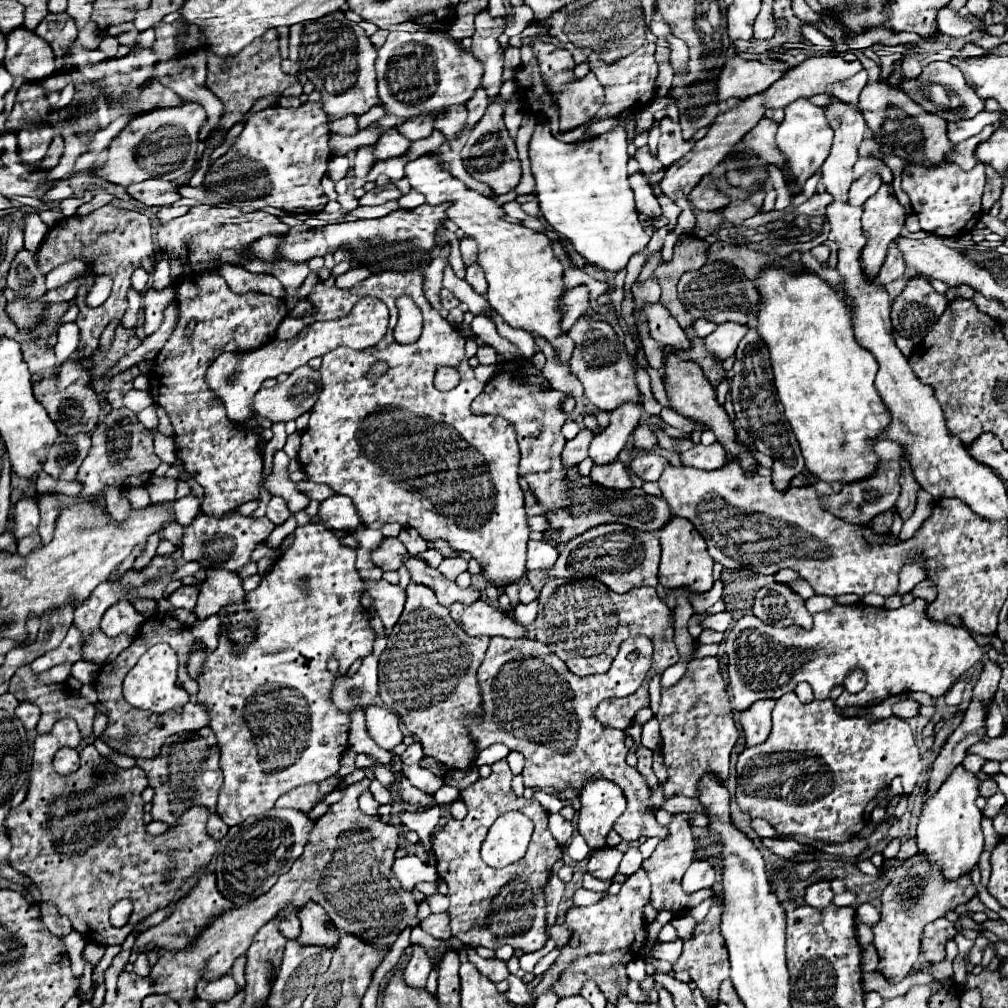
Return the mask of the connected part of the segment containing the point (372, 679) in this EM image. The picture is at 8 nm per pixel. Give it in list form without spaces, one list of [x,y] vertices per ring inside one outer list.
[[[367,656],[361,662],[361,668],[355,676],[341,676],[335,682],[333,702],[341,712],[353,712],[373,704],[373,698],[379,694],[377,686],[377,656]]]

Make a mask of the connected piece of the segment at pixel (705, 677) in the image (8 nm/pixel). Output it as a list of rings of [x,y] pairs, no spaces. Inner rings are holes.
[[[717,658],[691,660],[685,676],[677,684],[673,684],[669,688],[661,688],[661,706],[659,706],[657,720],[661,726],[661,738],[663,738],[661,752],[663,752],[663,760],[667,766],[667,782],[663,786],[667,798],[671,798],[675,794],[697,796],[703,774],[713,774],[717,778],[717,782],[727,782],[729,756],[739,738],[739,732],[737,732],[735,720],[733,720],[733,708],[731,708],[729,694],[727,694],[727,682],[723,680],[723,676],[719,672]]]

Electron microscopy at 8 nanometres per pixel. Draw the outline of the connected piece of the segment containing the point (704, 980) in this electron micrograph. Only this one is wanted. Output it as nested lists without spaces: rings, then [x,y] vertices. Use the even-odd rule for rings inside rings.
[[[713,906],[709,910],[709,914],[695,926],[693,930],[693,938],[689,942],[683,944],[683,954],[679,956],[679,960],[673,964],[673,972],[689,972],[693,982],[699,986],[699,990],[703,992],[705,1000],[711,1002],[711,1006],[719,1006],[719,984],[729,978],[729,956],[727,956],[727,946],[725,946],[725,938],[719,932],[719,924],[721,924],[721,906]]]

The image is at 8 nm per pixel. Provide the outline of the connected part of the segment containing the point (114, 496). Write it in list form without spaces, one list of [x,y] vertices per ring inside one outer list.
[[[109,487],[103,491],[103,498],[106,509],[111,517],[117,522],[122,522],[127,518],[130,510],[130,503],[126,498],[126,490],[121,488]]]

